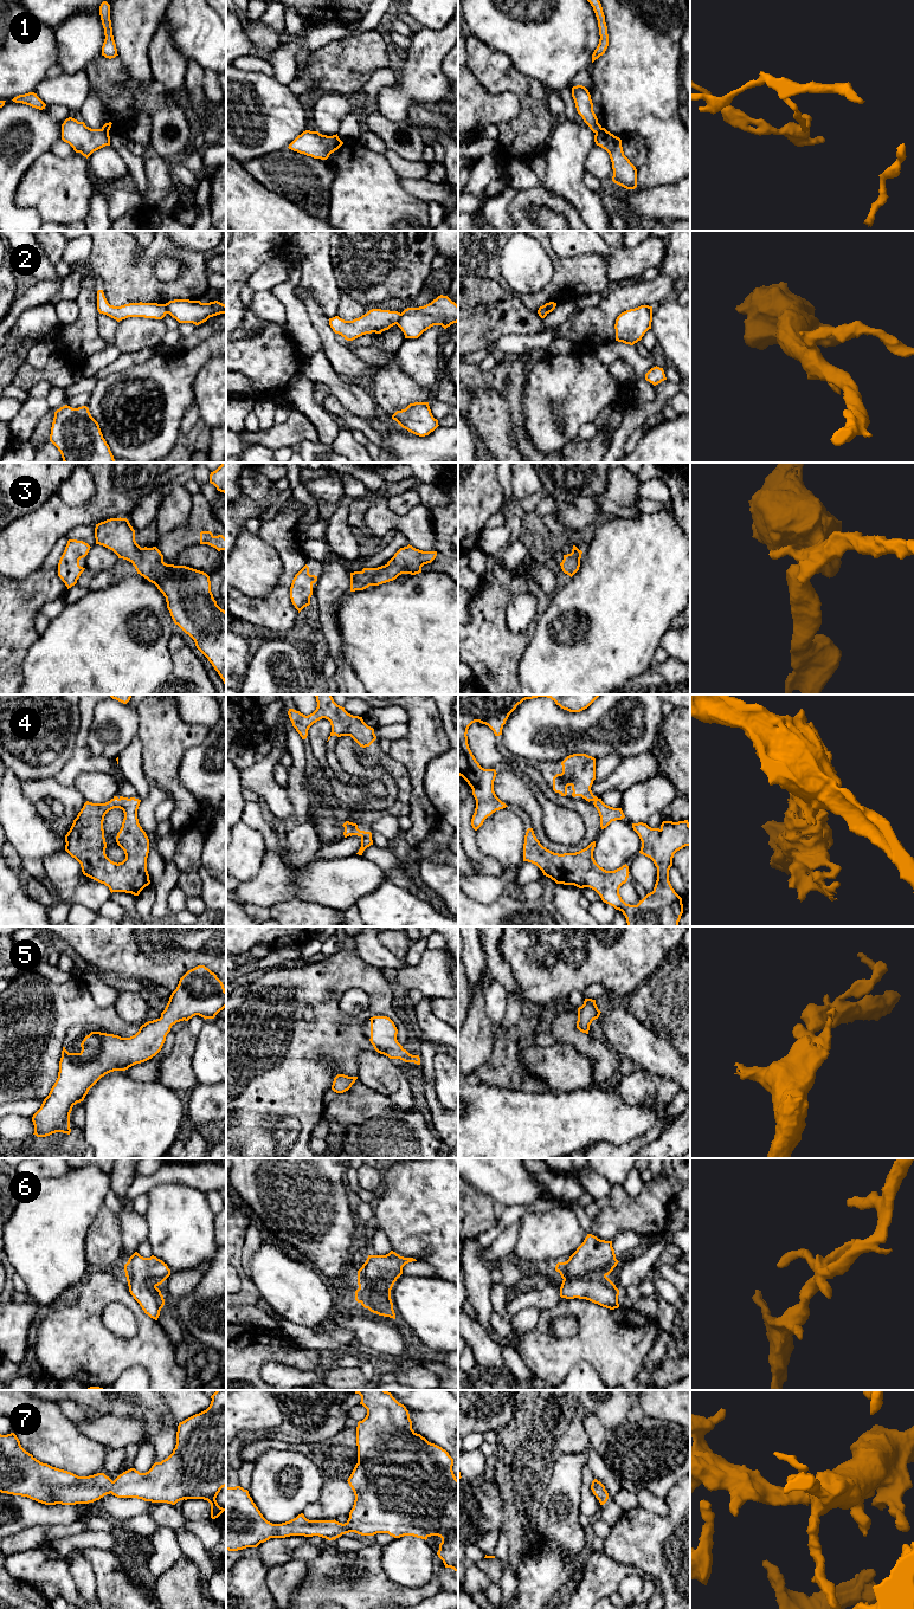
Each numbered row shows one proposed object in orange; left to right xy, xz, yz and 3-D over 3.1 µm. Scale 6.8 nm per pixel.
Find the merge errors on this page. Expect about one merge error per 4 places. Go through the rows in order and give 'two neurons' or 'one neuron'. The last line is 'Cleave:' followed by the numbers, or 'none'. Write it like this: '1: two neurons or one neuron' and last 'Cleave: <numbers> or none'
1: two neurons
2: two neurons
3: one neuron
4: one neuron
5: one neuron
6: one neuron
7: one neuron
Cleave: 1, 2

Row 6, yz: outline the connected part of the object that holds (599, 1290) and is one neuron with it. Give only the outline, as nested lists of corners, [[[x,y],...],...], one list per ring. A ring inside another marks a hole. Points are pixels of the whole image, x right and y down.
[[[587,1234],[569,1259],[555,1266],[564,1279],[560,1297],[586,1299],[610,1310],[618,1308],[619,1290],[607,1278],[618,1262],[612,1241]]]

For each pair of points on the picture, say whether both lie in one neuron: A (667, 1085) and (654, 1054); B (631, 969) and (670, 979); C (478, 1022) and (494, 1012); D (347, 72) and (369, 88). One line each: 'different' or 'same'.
A: different
B: different
C: different
D: different

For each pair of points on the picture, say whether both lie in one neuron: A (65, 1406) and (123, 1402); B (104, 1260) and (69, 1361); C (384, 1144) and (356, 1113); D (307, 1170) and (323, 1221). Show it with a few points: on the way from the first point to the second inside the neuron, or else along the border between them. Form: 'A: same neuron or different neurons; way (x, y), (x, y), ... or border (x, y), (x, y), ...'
A: different neurons; border (75, 1402), (92, 1414)
B: different neurons; border (96, 1268), (117, 1270)
C: same neuron; way (377, 1137), (375, 1132), (364, 1120)
D: same neuron; way (307, 1183), (307, 1204), (310, 1208)

